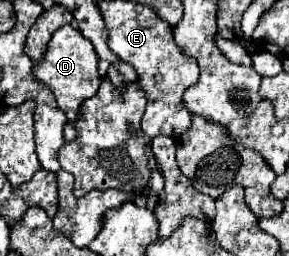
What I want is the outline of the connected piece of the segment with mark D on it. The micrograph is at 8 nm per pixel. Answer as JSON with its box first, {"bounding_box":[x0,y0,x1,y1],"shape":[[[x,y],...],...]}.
{"bounding_box":[33,25,101,115],"shape":[[[63,25],[53,39],[49,41],[47,53],[43,57],[41,63],[35,65],[33,69],[33,77],[41,83],[47,83],[49,89],[53,91],[57,105],[61,111],[65,113],[75,113],[79,115],[79,107],[85,99],[93,97],[101,85],[101,75],[97,71],[97,53],[91,45],[91,41],[87,41],[77,29],[73,29],[71,25]]]}

